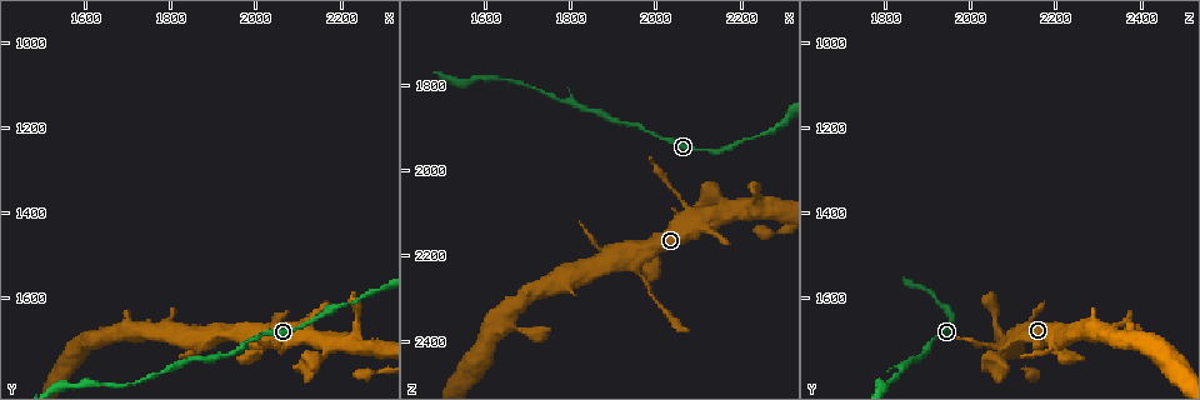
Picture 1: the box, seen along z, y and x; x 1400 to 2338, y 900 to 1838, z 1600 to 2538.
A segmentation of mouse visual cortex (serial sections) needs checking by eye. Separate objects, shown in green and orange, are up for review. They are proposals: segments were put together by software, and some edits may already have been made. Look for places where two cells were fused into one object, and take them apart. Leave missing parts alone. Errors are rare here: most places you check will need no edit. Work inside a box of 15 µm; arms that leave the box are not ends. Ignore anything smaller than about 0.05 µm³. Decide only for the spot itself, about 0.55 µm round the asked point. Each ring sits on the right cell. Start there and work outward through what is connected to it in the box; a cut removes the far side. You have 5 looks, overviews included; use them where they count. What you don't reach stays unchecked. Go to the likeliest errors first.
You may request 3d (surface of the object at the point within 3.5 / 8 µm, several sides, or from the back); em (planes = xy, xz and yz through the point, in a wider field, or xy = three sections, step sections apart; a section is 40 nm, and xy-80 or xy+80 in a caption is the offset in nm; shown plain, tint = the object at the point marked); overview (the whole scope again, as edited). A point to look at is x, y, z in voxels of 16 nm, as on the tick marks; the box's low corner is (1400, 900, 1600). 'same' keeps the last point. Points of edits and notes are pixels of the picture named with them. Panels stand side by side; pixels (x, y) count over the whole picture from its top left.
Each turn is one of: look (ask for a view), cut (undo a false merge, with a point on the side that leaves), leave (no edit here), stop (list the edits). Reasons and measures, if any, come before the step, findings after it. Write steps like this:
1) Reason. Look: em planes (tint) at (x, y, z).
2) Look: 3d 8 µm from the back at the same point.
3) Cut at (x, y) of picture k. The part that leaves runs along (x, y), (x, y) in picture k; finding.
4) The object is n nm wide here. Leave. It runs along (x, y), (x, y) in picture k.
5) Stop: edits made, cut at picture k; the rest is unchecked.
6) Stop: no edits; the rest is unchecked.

Sudden change in width. Look: 3d 3.5 µm at (1760, 1785, 1830).

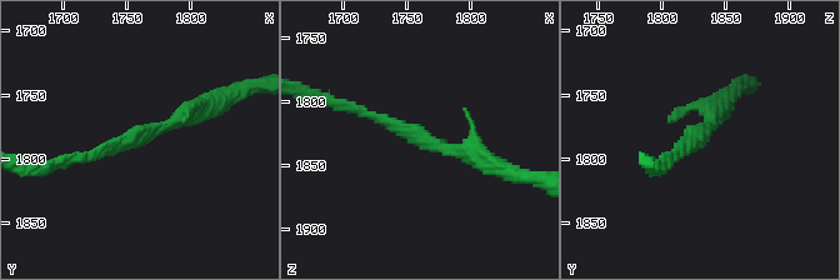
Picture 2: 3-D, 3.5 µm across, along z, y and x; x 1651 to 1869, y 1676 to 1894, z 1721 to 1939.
The arms are 150, 250 nm wide. Look: em planes (tint) at (1766, 1782, 1832).

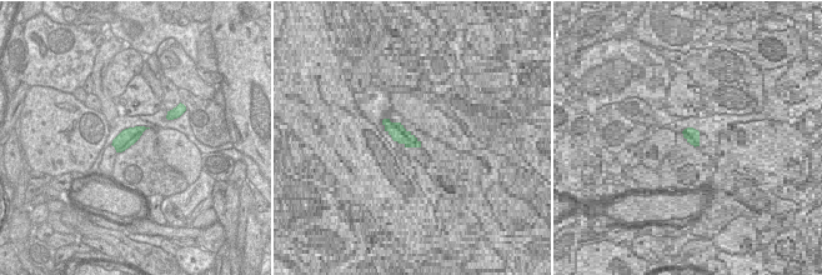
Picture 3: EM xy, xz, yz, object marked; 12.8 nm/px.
Leave. It runs along (494, 164), (433, 148), (356, 109) in picture 2; one cell here.

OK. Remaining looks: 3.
Two arms in line, one across. Look: 3d 3.5 µm at (1945, 1675, 2210).

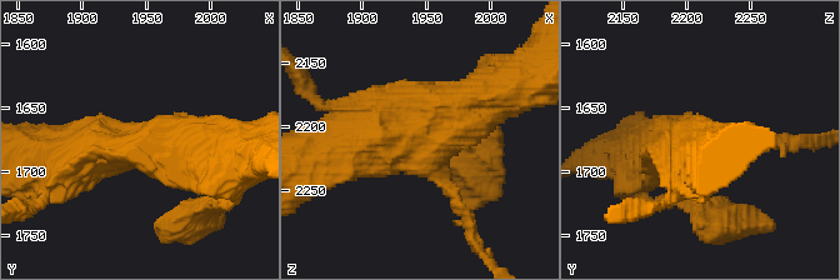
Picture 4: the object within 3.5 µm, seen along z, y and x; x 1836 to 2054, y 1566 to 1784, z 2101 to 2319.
Look: em xy step 5 (tint) at (1948, 1676, 2208).

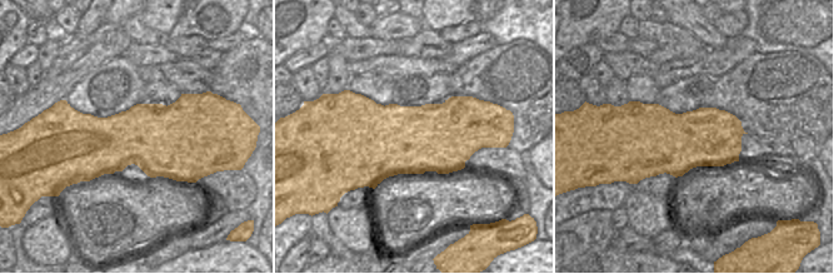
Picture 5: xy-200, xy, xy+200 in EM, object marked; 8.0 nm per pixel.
Leave. It runs along (495, 96), (415, 138), (343, 141) in picture 4; all the same cell.

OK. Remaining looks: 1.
Stop: no edits; the rest is unchecked.

